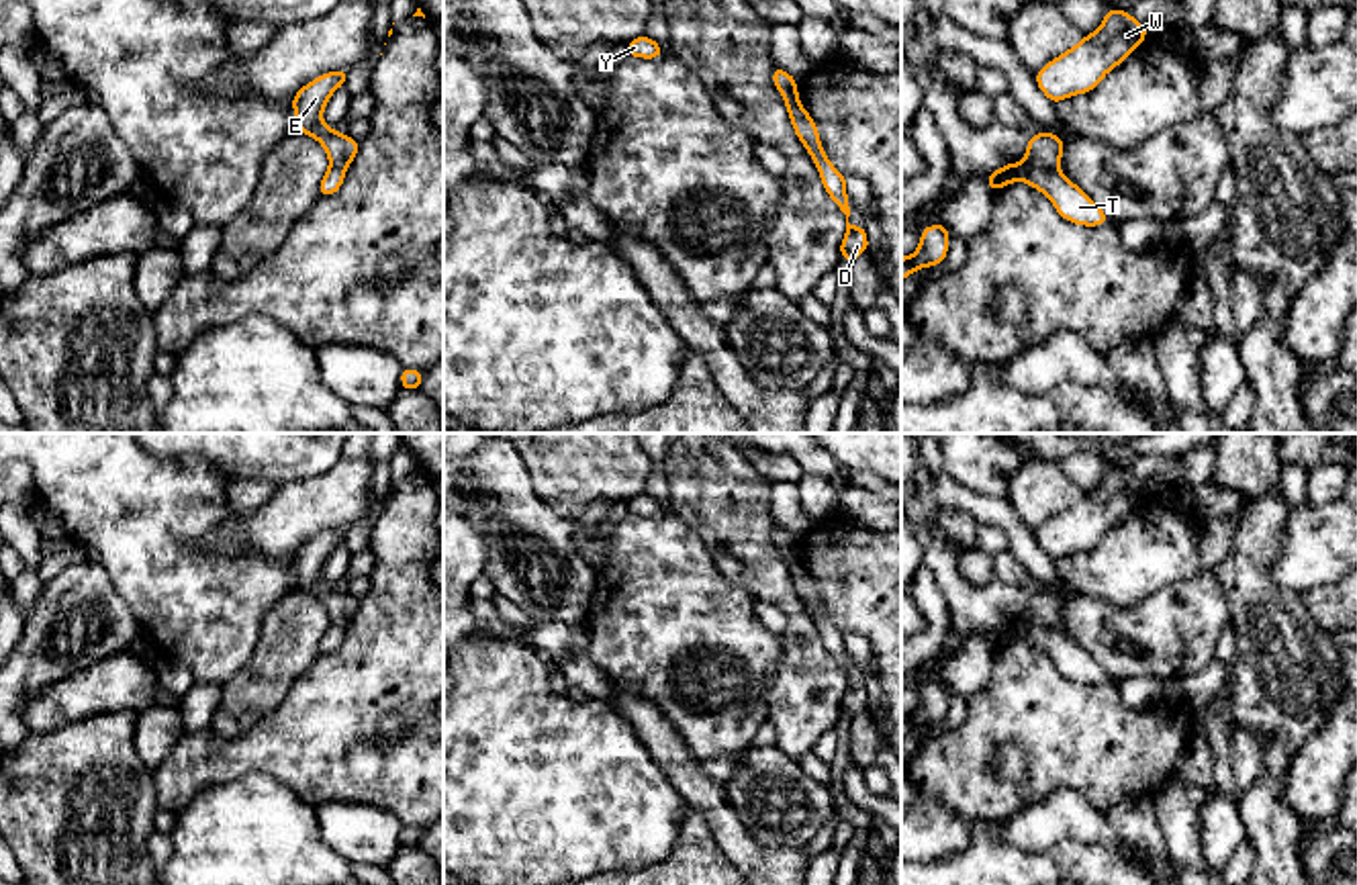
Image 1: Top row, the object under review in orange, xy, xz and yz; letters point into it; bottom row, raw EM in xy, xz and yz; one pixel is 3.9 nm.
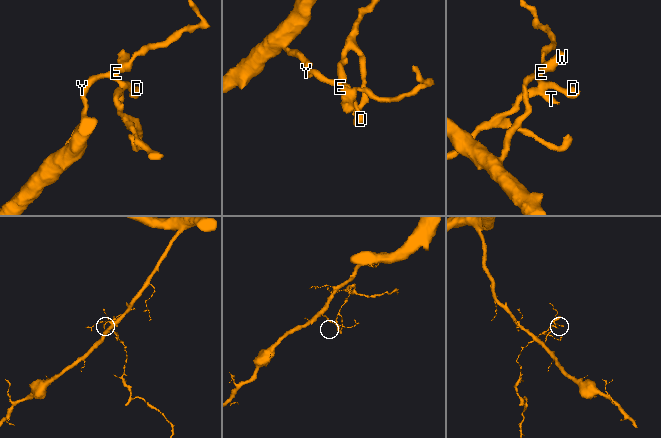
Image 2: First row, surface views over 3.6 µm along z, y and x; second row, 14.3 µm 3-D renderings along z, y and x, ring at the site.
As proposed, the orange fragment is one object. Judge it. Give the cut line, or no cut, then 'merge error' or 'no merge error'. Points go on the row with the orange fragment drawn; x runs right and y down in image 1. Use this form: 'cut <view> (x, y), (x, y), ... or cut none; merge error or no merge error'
cut yz (1024, 160), (1057, 170); merge error

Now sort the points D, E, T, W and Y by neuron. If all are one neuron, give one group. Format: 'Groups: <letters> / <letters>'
Groups: D E W Y / T

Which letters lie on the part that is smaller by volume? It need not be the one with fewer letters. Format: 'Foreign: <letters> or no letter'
Foreign: T

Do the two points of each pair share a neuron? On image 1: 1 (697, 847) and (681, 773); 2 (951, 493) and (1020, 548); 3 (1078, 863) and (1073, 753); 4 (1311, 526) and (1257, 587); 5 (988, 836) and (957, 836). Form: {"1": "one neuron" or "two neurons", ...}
{"1": "two neurons", "2": "one neuron", "3": "two neurons", "4": "two neurons", "5": "two neurons"}

